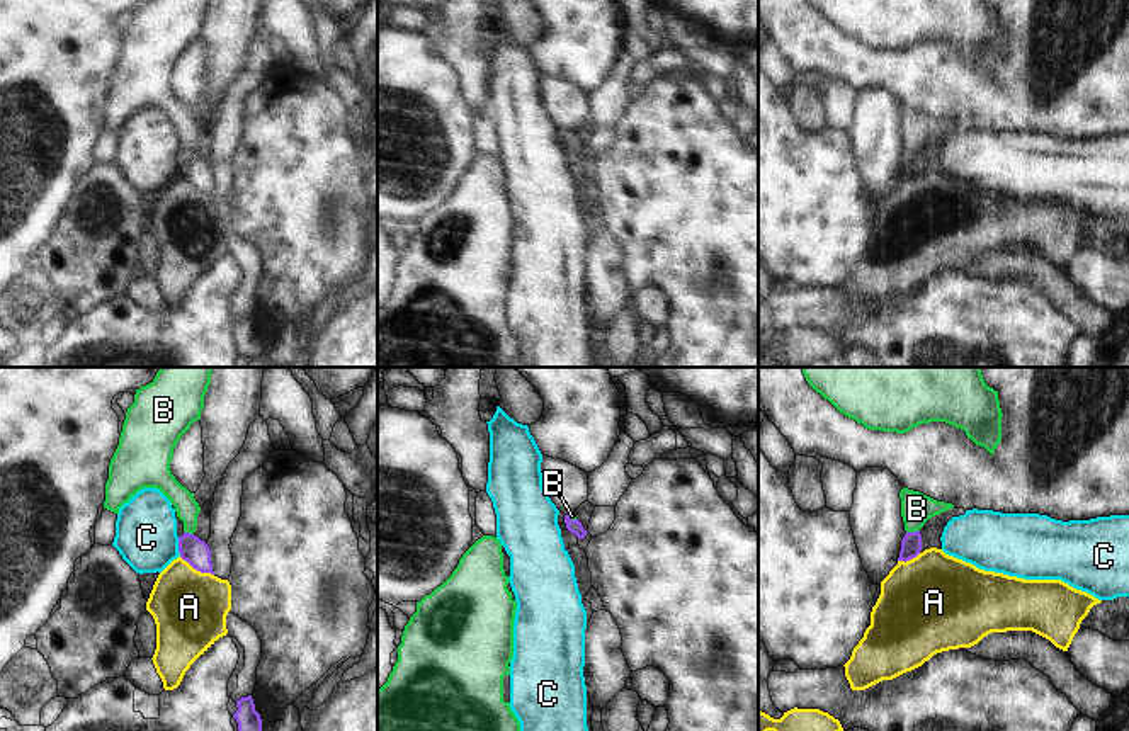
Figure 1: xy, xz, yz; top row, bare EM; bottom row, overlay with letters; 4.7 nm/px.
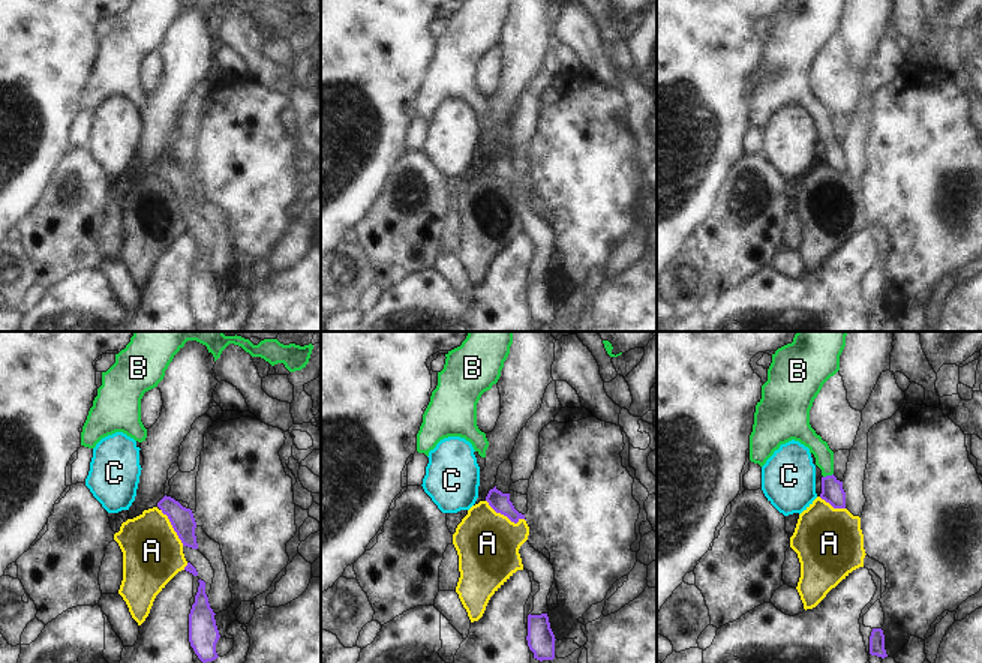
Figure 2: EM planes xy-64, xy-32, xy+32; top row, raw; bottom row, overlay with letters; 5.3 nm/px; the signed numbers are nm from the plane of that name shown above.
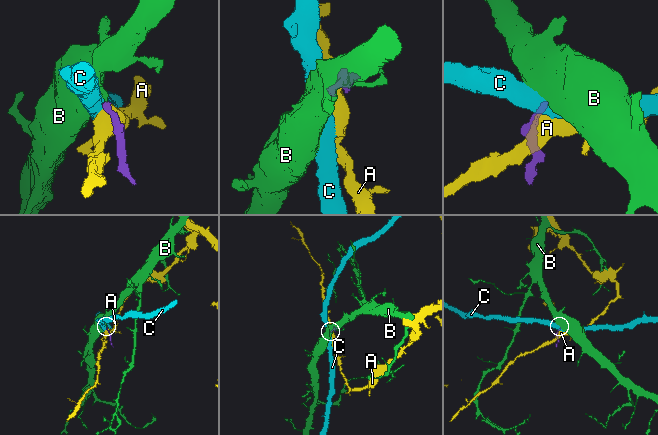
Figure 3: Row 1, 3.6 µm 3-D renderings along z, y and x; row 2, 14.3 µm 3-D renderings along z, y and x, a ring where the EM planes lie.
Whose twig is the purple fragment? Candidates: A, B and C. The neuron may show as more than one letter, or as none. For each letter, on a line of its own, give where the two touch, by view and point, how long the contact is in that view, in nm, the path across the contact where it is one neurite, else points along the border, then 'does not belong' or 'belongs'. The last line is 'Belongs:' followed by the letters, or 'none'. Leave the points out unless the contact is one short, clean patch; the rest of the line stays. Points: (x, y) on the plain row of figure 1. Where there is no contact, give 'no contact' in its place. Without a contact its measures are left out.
A: xy (196, 187) | 190 nm | does not belong
B: yz (912, 152) | 70 nm | across yz (912, 162), (912, 152), (917, 128) | belongs
C: xy (179, 165) | 90 nm | along xy (177, 157), (177, 170), (181, 174) | does not belong
Belongs: B

